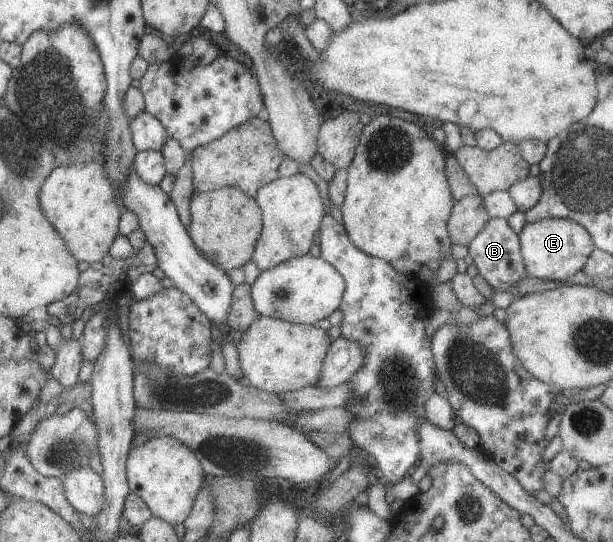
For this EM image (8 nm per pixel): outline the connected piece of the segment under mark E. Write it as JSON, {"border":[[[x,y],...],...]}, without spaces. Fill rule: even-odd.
{"border":[[[544,218],[526,222],[518,237],[527,275],[541,280],[564,281],[585,266],[586,258],[595,248],[584,227],[566,218]]]}

